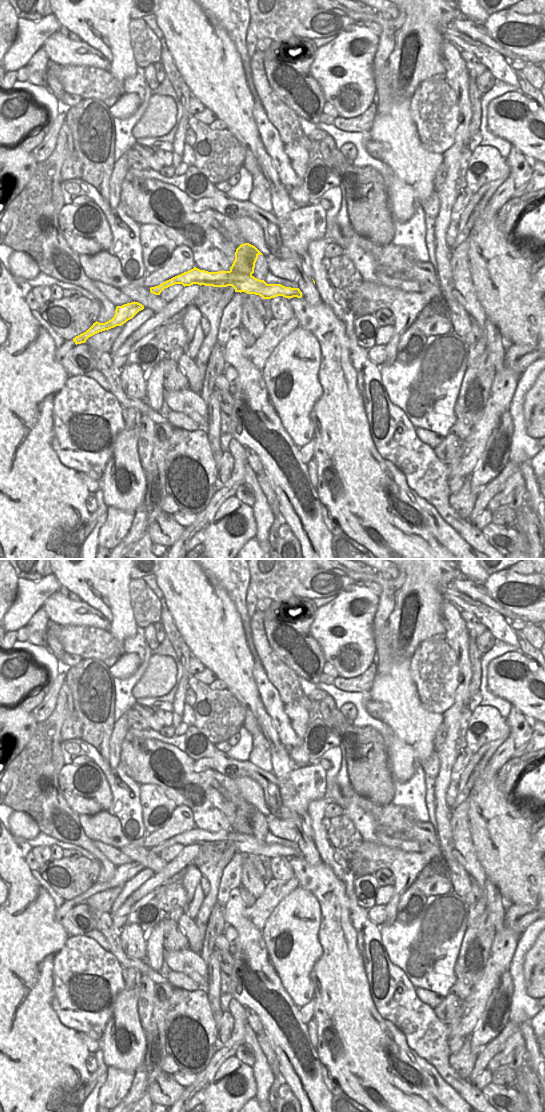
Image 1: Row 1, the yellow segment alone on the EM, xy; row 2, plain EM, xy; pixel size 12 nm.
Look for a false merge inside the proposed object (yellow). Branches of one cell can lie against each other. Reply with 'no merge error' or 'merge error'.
merge error

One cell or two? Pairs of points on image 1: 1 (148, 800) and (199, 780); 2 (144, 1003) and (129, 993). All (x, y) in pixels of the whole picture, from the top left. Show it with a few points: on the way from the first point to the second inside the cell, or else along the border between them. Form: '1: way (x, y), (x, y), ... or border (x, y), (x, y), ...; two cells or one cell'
1: border (143, 783), (157, 785), (176, 806); two cells
2: border (142, 975), (139, 981), (139, 1021); two cells

